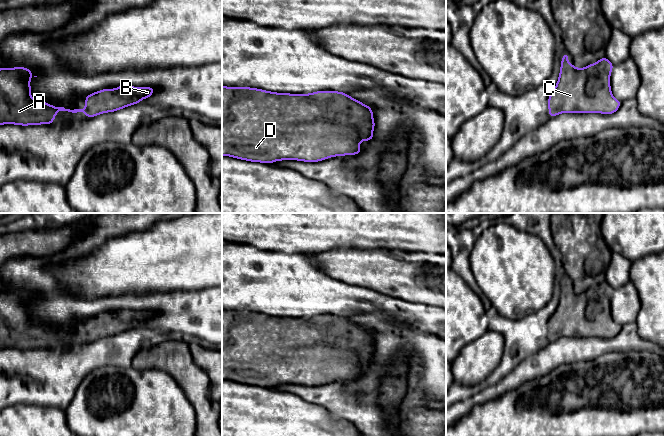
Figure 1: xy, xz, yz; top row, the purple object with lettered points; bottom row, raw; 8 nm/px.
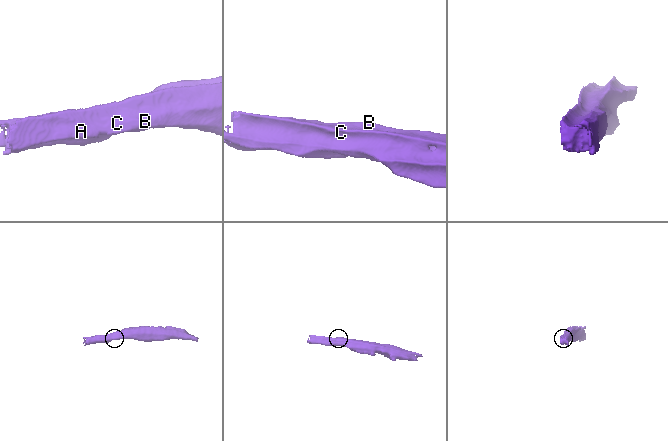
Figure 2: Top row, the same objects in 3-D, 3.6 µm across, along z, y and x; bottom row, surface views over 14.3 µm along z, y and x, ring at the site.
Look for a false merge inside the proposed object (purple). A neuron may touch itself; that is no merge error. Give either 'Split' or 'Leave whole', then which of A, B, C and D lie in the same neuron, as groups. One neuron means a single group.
Leave whole. Groups: A B C D

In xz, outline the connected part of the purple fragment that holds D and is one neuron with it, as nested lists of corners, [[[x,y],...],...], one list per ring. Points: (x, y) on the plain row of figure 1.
[[[222,310],[222,380],[271,388],[288,383],[317,386],[334,380],[356,379],[361,376],[361,364],[373,364],[374,351],[371,331],[343,316],[289,318],[249,311]]]

